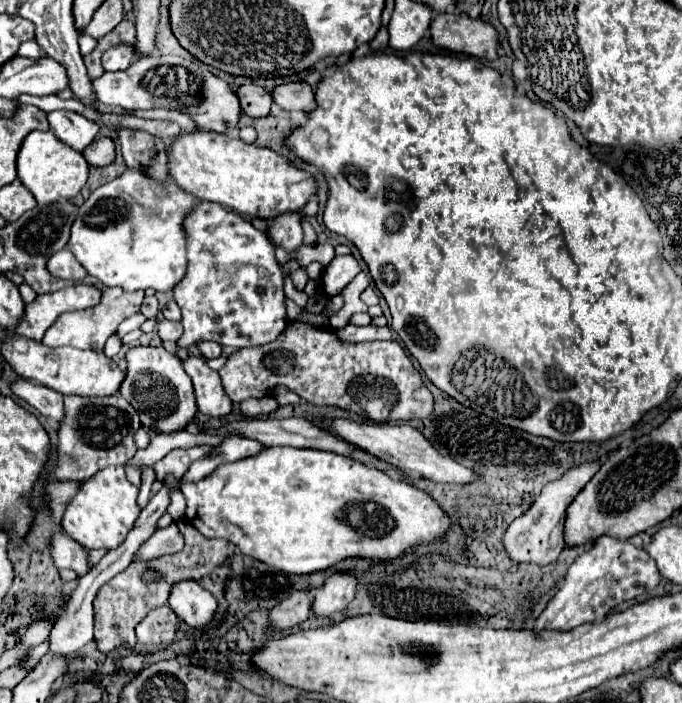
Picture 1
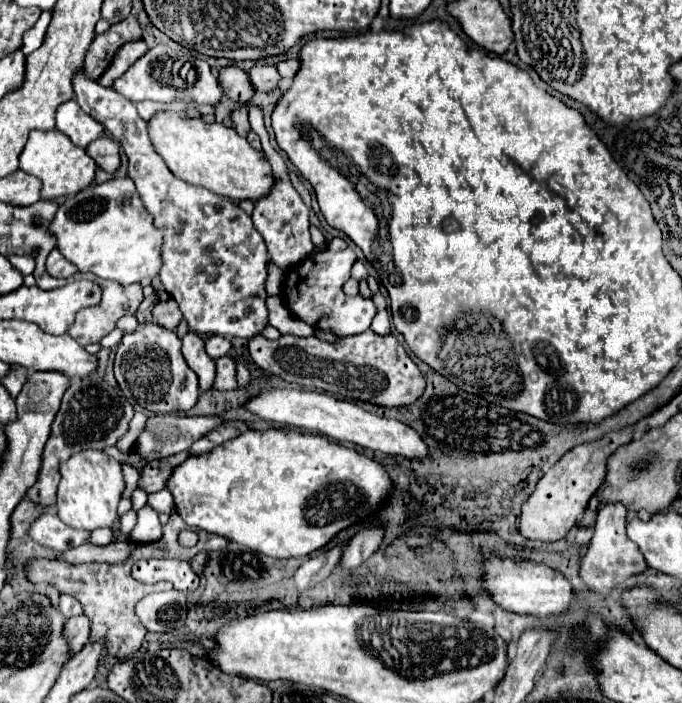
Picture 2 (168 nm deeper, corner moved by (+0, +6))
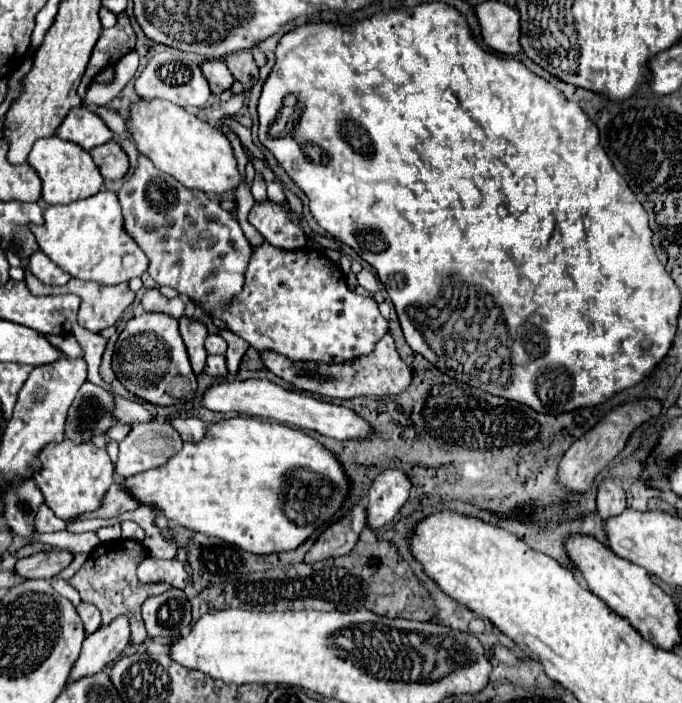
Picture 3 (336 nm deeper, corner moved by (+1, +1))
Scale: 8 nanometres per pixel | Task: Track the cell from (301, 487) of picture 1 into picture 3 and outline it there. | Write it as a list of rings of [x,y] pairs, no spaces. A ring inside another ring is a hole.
[[[235,417],[211,423],[207,433],[209,435],[197,445],[185,443],[183,449],[165,465],[129,477],[125,487],[143,505],[157,505],[169,521],[235,543],[243,551],[255,555],[297,549],[319,527],[323,527],[323,523],[329,523],[339,513],[349,495],[347,475],[343,475],[339,459],[335,459],[335,455],[331,455],[331,451],[327,451],[317,439],[299,429],[251,417]]]

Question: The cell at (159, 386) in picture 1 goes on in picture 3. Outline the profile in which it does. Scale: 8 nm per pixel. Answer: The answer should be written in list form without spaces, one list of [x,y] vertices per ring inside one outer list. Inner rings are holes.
[[[143,313],[125,325],[115,343],[113,371],[129,393],[159,407],[187,403],[197,393],[197,377],[189,365],[179,323],[163,313]],[[151,335],[155,335],[155,345],[151,345]]]

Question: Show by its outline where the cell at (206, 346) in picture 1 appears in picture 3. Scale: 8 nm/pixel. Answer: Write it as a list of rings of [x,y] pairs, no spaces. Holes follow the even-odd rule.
[[[209,335],[205,339],[205,349],[207,349],[209,355],[225,355],[227,343],[225,343],[225,339],[221,335]]]

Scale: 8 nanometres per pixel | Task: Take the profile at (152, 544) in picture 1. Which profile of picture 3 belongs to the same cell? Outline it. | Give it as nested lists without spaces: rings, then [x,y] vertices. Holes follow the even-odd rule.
[[[41,551],[17,561],[15,571],[25,579],[51,579],[59,571],[63,571],[71,561],[73,553],[69,551]]]

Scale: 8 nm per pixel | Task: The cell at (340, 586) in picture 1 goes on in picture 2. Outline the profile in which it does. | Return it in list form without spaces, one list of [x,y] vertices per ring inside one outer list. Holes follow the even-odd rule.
[[[384,526],[362,528],[346,546],[340,566],[342,568],[358,568],[372,552],[378,550],[382,538],[384,538]]]

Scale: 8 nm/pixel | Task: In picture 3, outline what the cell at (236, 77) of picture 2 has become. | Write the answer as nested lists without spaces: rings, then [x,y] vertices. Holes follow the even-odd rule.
[[[209,59],[201,65],[201,71],[203,71],[205,79],[209,81],[209,87],[211,87],[213,95],[221,95],[223,91],[231,89],[231,85],[235,83],[231,71],[227,71],[227,65],[223,61]]]

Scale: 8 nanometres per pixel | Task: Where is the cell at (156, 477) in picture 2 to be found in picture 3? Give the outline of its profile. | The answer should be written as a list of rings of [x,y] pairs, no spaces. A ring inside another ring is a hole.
[[[115,477],[113,487],[107,491],[107,495],[103,499],[103,507],[99,511],[85,513],[79,519],[93,519],[93,517],[113,519],[113,517],[117,517],[117,515],[121,515],[125,511],[137,509],[141,503],[127,491],[127,487],[123,487],[123,483],[125,483],[125,477]]]

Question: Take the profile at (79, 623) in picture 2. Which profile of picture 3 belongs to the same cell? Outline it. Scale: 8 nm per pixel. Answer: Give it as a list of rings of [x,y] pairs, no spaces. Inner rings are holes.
[[[81,603],[77,607],[77,613],[83,621],[83,627],[85,627],[85,633],[95,633],[101,625],[101,615],[99,611],[95,609],[95,605],[89,605],[89,603]]]

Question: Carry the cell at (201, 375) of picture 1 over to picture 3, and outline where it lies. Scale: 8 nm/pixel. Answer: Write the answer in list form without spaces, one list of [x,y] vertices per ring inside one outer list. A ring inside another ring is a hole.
[[[181,317],[179,333],[181,333],[183,343],[187,347],[189,361],[191,361],[195,375],[201,375],[203,369],[205,369],[205,359],[207,359],[207,353],[205,353],[205,347],[203,347],[203,341],[207,337],[207,327],[199,321],[189,321],[189,319]]]

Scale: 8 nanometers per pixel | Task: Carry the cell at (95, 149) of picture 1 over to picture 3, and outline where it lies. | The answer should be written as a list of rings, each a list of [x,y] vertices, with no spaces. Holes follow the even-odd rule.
[[[107,141],[105,145],[93,147],[89,151],[89,155],[93,157],[95,165],[99,167],[101,175],[105,179],[111,179],[111,181],[123,179],[125,173],[127,173],[127,169],[129,169],[127,155],[123,153],[123,149],[115,141]]]

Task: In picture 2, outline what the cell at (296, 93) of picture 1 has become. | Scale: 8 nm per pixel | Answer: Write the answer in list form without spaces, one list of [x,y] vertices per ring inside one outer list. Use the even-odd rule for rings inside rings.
[[[254,66],[250,68],[248,76],[252,86],[260,92],[270,92],[272,88],[278,86],[278,80],[280,80],[280,74],[274,66]]]

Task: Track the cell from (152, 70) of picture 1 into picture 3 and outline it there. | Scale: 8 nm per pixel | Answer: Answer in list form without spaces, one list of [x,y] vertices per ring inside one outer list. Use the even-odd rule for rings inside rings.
[[[165,49],[157,53],[151,63],[141,71],[141,75],[135,81],[135,91],[141,99],[165,99],[179,107],[203,107],[211,95],[209,83],[201,73],[199,63],[193,59],[191,53]]]

